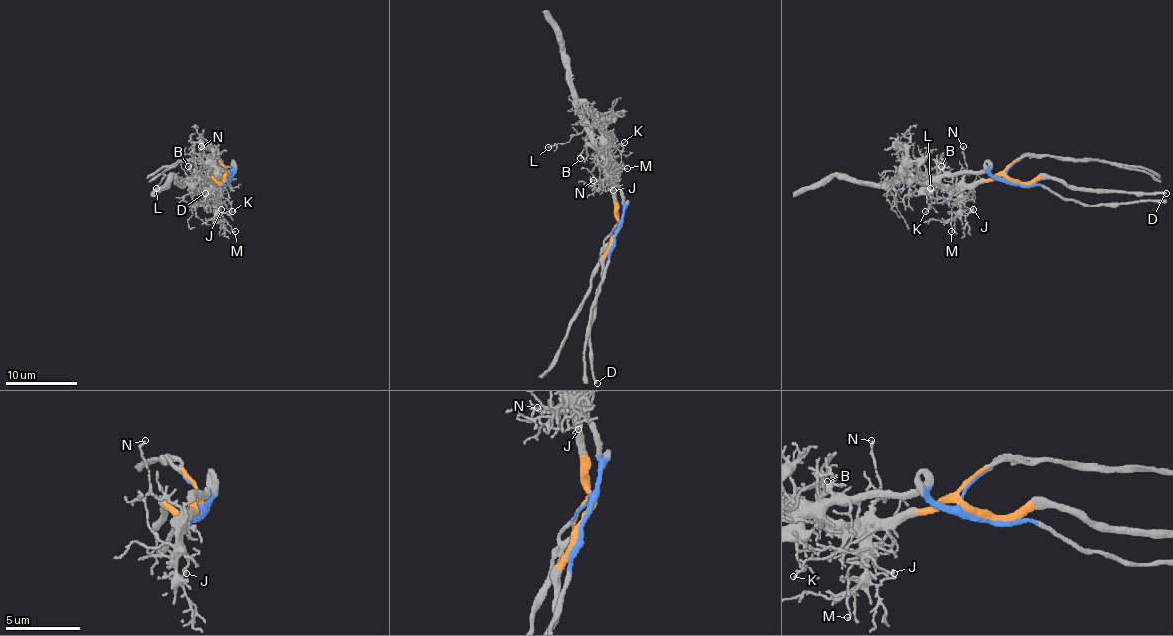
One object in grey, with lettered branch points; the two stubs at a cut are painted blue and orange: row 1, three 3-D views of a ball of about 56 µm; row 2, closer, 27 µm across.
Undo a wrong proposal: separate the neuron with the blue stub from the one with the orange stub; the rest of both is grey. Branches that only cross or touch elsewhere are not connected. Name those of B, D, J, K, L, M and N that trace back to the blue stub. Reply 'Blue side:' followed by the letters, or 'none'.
Blue side: none

